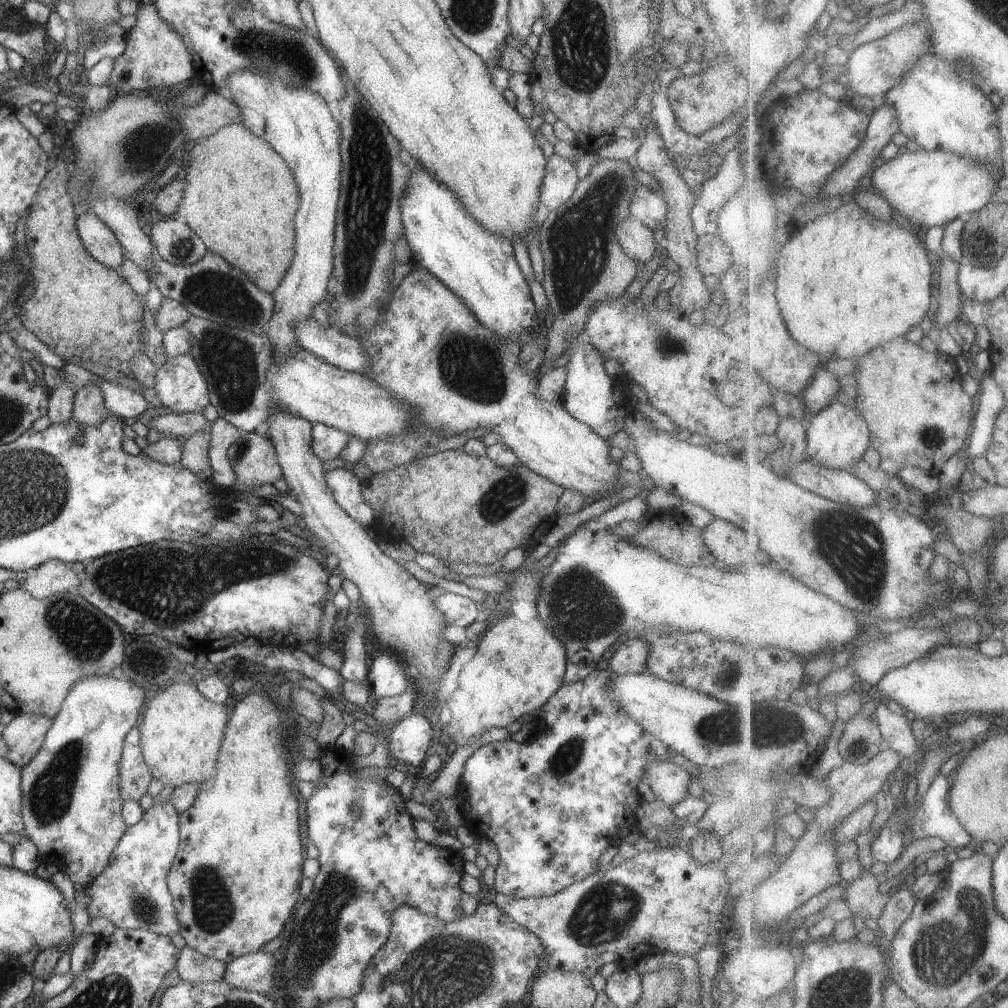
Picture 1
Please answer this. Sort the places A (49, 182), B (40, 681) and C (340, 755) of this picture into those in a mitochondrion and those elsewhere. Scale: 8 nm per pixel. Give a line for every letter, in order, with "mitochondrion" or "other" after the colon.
A: other
B: other
C: other

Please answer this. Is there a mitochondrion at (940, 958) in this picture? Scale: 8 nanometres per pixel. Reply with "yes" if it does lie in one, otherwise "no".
yes

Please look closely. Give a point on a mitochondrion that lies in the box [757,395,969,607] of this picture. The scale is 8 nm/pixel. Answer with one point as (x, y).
(932, 435)

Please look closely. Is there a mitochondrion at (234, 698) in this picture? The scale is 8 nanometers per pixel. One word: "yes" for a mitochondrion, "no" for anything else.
no

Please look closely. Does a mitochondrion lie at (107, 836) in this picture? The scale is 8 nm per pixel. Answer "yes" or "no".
no

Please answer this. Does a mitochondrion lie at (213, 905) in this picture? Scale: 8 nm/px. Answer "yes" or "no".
yes

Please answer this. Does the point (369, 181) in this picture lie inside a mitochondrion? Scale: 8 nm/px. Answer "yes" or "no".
yes

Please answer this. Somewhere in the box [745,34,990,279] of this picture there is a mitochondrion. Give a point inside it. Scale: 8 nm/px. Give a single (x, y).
(966, 65)

